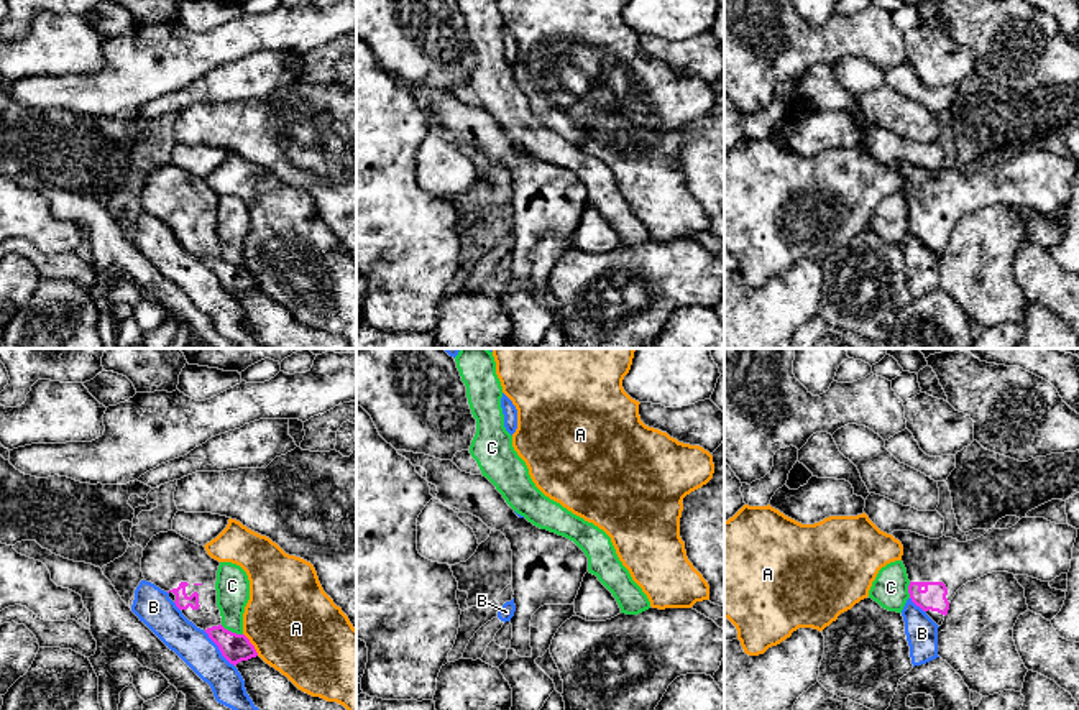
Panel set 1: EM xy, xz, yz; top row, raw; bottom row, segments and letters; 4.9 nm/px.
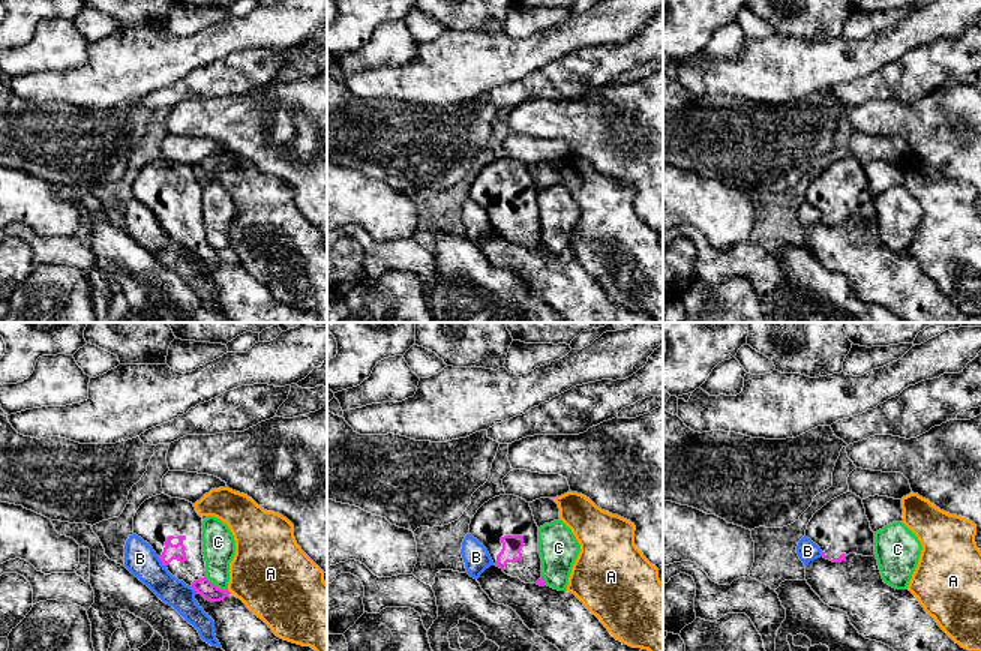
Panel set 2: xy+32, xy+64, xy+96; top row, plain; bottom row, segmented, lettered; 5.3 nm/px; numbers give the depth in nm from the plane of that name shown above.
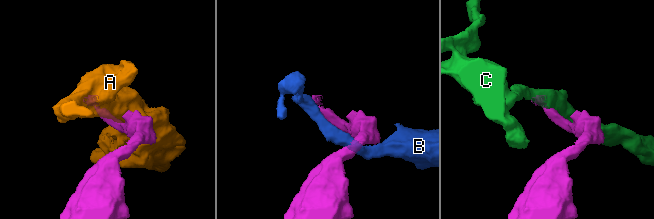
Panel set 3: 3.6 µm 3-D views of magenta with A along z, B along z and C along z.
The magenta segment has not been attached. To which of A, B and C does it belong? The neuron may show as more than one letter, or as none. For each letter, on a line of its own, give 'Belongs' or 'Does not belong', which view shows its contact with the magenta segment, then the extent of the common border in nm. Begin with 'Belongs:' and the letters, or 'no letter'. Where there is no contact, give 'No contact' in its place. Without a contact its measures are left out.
Belongs: no letter
A: Does not belong. Touches magenta in xy. Shared border 130 nm
B: Does not belong. Touches magenta in xy. Shared border 220 nm
C: Does not belong. Touches magenta in xy. Shared border 120 nm

